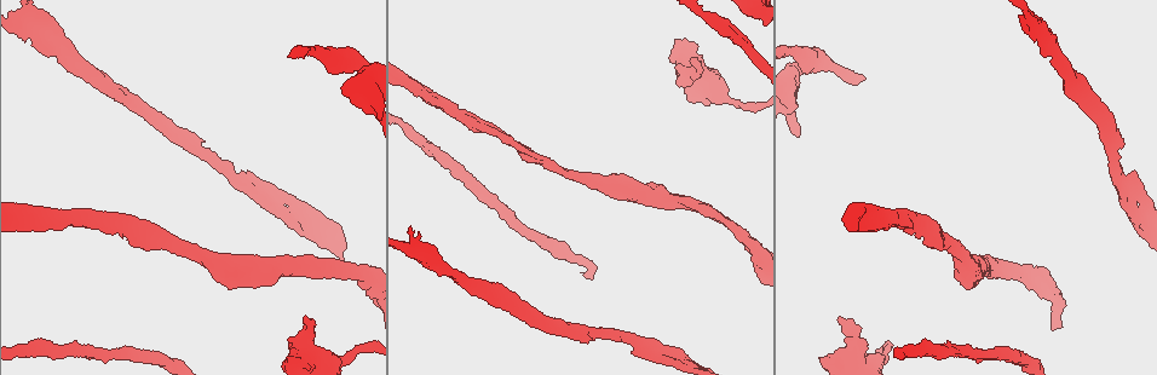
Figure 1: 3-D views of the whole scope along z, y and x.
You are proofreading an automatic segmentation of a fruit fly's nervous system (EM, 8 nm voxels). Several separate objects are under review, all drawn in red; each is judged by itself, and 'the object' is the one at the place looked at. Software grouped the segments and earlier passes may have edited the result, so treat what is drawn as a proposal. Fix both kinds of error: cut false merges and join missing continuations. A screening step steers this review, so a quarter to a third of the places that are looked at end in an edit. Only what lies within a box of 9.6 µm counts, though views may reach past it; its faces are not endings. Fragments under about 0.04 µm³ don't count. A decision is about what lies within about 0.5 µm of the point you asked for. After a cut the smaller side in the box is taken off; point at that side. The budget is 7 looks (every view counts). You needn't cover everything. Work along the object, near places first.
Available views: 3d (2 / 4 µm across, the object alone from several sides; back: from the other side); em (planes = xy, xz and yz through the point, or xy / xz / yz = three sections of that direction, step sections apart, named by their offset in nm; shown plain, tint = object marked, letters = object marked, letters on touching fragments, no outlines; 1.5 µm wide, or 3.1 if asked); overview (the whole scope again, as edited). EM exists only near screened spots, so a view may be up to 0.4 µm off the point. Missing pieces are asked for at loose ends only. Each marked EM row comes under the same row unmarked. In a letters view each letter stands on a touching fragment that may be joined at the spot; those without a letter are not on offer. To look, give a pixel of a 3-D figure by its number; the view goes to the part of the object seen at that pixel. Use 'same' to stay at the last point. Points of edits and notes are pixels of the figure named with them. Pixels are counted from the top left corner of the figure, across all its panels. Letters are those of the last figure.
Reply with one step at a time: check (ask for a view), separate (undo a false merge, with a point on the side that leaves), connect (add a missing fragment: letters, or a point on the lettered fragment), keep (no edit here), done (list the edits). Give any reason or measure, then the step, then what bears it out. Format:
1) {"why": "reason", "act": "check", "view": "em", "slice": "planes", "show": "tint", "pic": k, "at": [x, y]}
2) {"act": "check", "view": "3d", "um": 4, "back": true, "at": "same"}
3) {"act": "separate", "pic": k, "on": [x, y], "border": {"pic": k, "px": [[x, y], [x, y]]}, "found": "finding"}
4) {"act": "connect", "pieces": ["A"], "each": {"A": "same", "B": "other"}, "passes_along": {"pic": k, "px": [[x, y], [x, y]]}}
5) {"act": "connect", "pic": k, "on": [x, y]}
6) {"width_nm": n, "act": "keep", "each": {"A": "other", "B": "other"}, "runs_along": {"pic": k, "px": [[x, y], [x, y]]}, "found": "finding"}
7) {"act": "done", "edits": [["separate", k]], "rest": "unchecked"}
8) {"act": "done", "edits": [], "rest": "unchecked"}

{"act": "check", "view": "3d", "um": 2, "pic": 1, "at": [260, 183]}

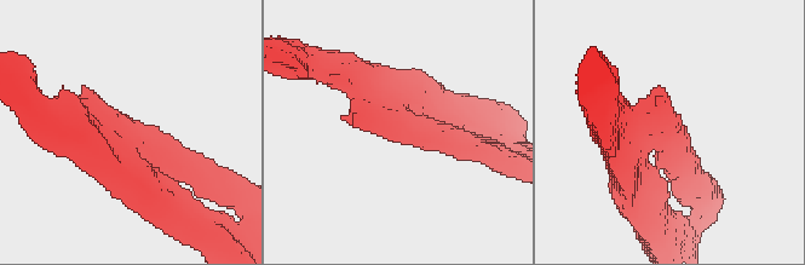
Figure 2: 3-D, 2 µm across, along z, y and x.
{"act": "check", "view": "em", "slice": "yz", "step": 8, "show": "letters", "pic": 2, "at": [401, 144]}

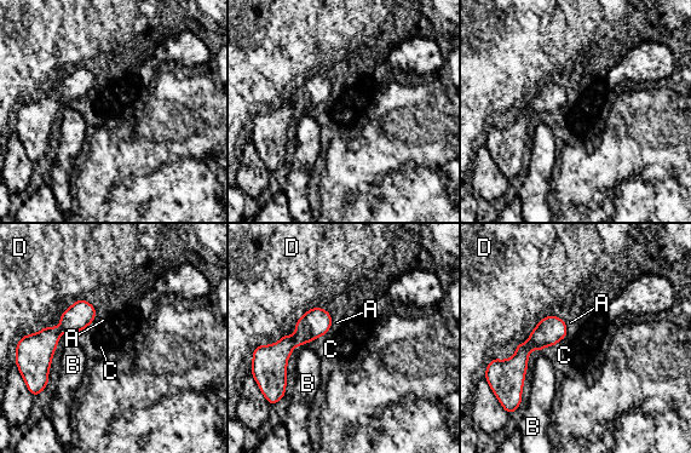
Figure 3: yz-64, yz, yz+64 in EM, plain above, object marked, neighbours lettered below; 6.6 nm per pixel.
{"act": "keep", "each": {"A": "other", "B": "other", "C": "other", "D": "other"}, "border": {"pic": 3, "px": [[563, 320], [566, 334]]}, "found": "no lettered fragment goes on from it"}

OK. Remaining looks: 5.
{"why": "calibre changes", "act": "check", "view": "3d", "um": 4, "pic": 1, "at": [1023, 276]}

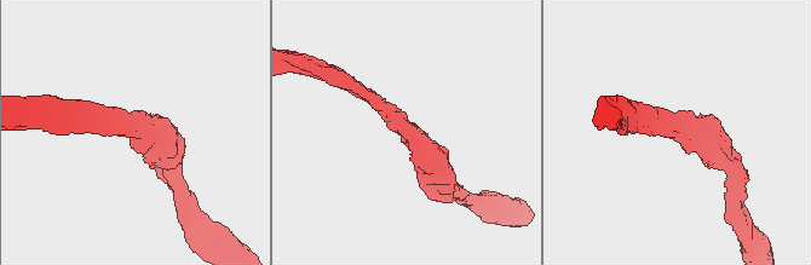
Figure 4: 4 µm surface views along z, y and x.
{"arm_widths_nm": [220, 420], "why": "shape alone is not enough", "act": "check", "view": "em", "slice": "planes", "show": "letters", "pic": 4, "at": [678, 134]}

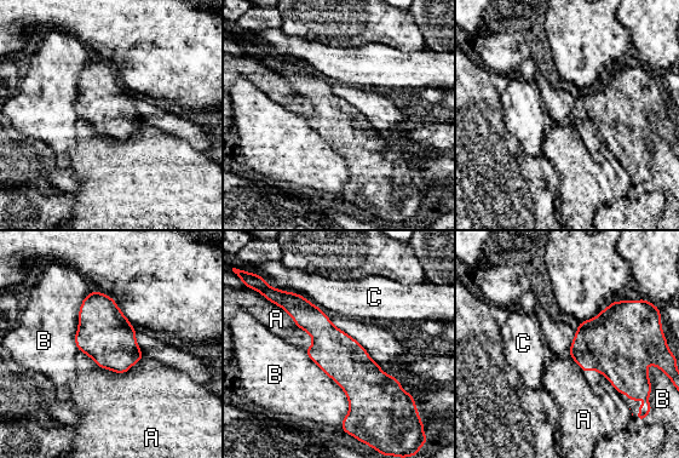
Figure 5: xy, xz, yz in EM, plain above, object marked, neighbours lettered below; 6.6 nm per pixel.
{"width_nm": 110, "act": "keep", "each": {"A": "other", "B": "other", "C": "other"}, "runs_along": {"pic": 5, "px": [[288, 296], [356, 373], [352, 418]]}, "found": "continuous, no second neuron"}

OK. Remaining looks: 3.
{"why": "free end", "act": "check", "view": "em", "slice": "planes", "show": "letters", "pic": 1, "at": [305, 316]}

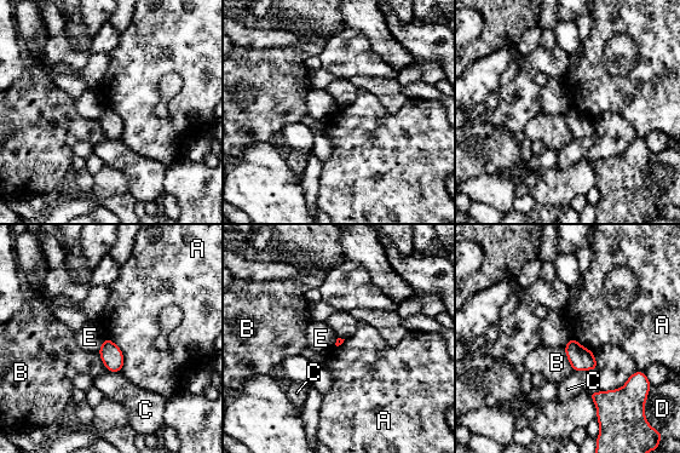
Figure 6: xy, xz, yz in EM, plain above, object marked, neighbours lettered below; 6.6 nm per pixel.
{"act": "keep", "each": {"A": "other", "B": "other", "C": "other", "D": "other", "E": "other"}, "border": {"pic": 6, "px": [[105, 337], [121, 351], [121, 371]]}, "found": "none of them fits"}

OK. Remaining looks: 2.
{"act": "done", "edits": [], "rest": "unchecked"}

